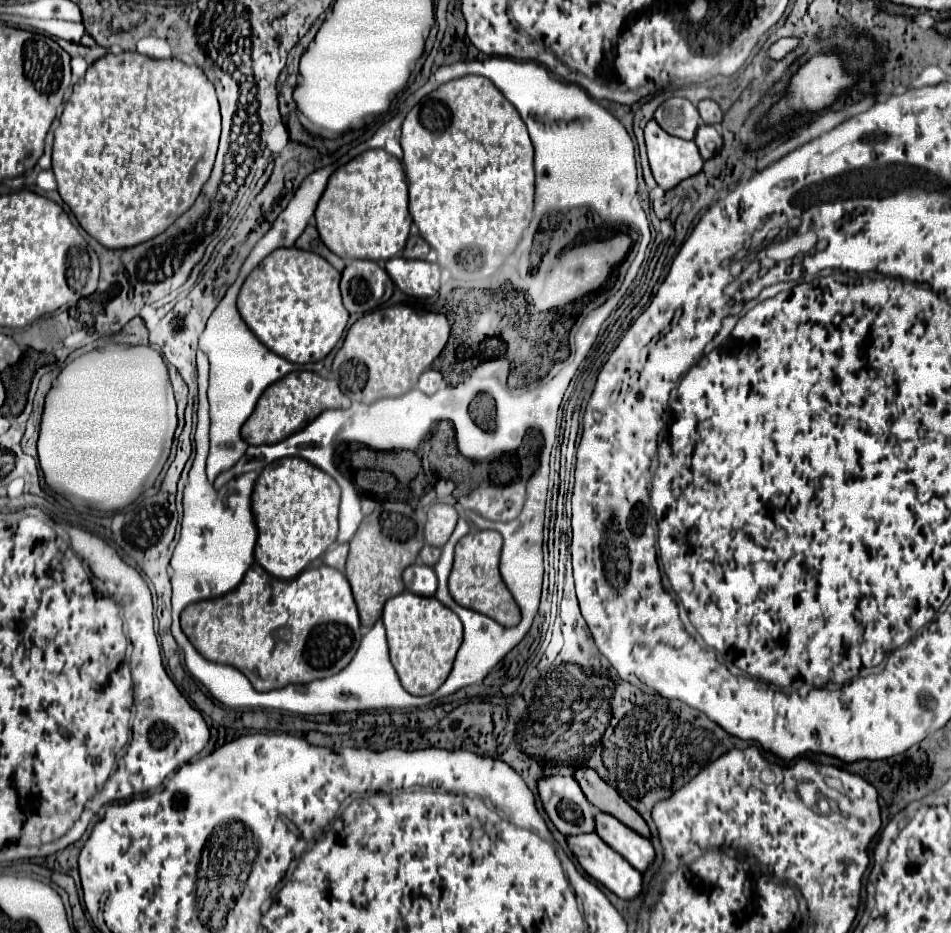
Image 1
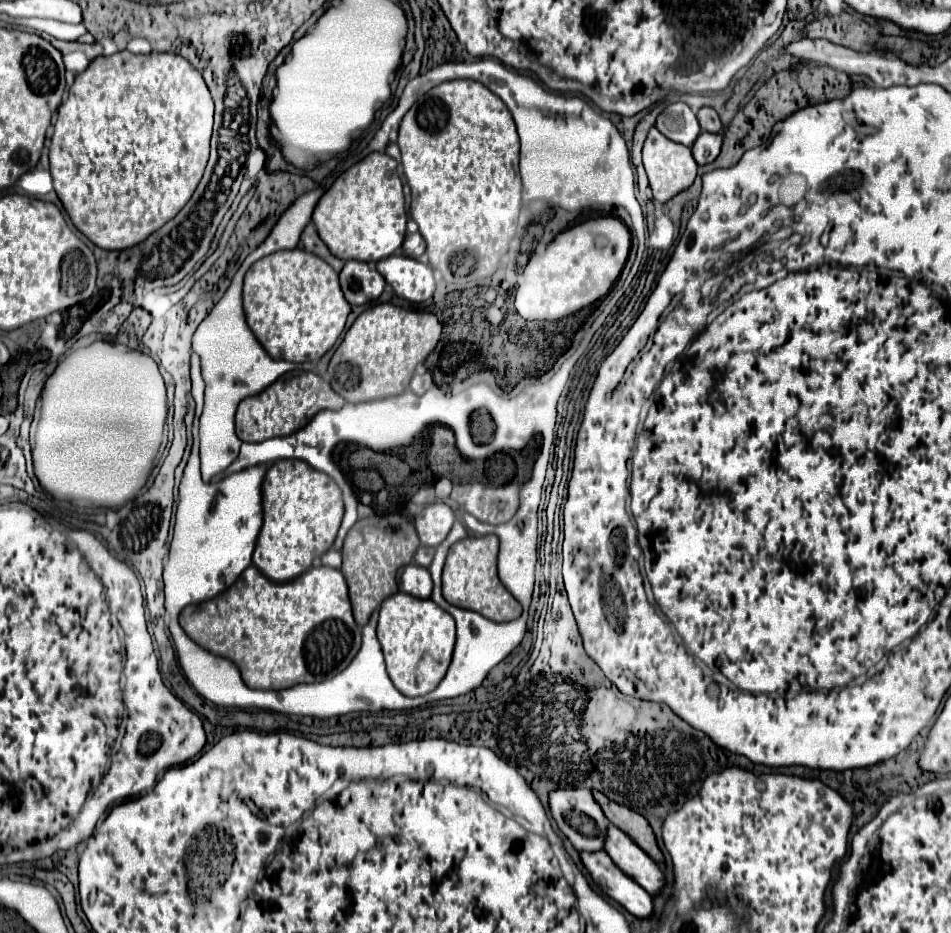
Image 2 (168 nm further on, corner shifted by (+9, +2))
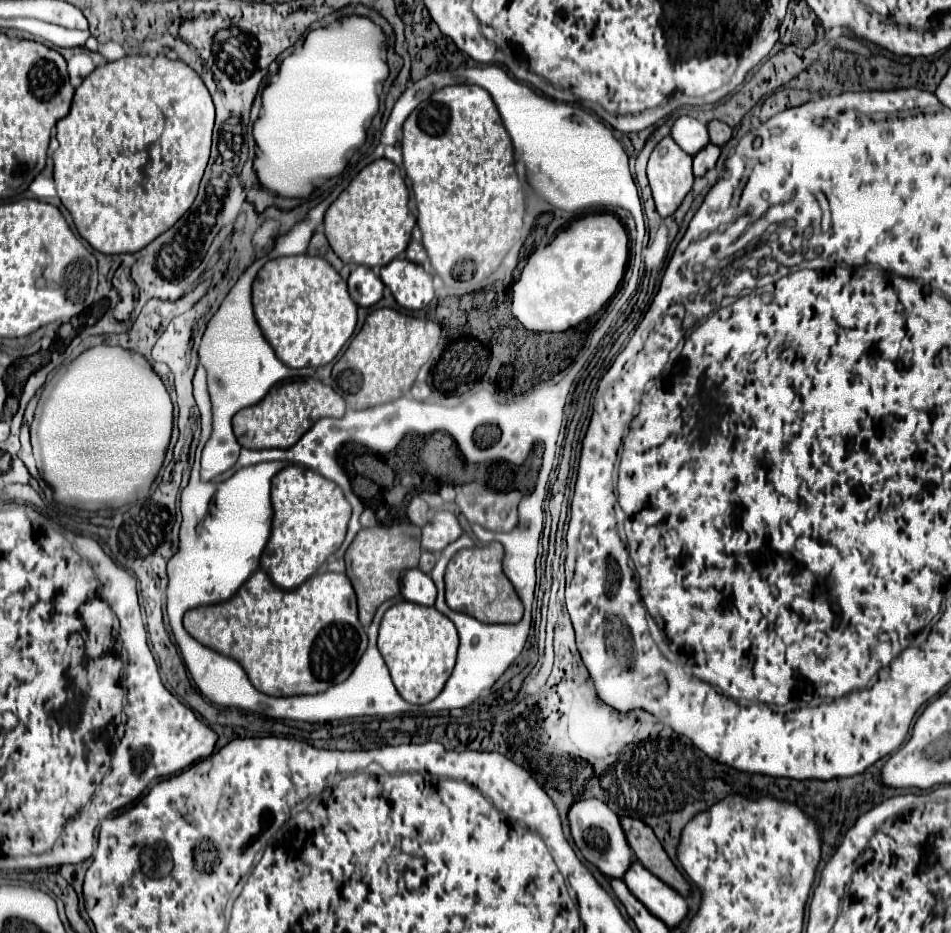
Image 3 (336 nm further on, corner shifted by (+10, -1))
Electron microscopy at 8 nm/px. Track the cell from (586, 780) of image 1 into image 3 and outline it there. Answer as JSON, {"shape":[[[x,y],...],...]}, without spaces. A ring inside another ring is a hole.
{"shape":[[[621,817],[621,827],[629,841],[629,847],[633,849],[633,853],[637,855],[641,865],[645,869],[649,869],[655,877],[659,877],[663,883],[673,887],[677,893],[687,897],[689,885],[683,879],[683,875],[677,871],[677,867],[671,863],[667,853],[663,851],[653,829],[649,829],[649,825],[645,825],[643,821],[633,819],[633,817]]]}

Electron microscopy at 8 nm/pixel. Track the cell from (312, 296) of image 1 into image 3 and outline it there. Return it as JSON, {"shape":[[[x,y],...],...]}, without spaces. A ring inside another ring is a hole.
{"shape":[[[309,255],[267,261],[253,281],[253,311],[277,359],[295,369],[333,361],[357,325],[357,305],[347,293],[347,283],[329,263]]]}

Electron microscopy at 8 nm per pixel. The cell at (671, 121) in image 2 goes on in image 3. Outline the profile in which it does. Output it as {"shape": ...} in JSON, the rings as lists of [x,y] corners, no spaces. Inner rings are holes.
{"shape":[[[687,115],[675,119],[671,127],[671,137],[689,155],[695,155],[699,149],[703,149],[709,143],[707,127]]]}

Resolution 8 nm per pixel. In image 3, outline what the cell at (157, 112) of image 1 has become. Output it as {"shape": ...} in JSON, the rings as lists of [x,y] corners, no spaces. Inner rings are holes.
{"shape":[[[127,55],[119,61],[111,61],[105,65],[99,65],[89,77],[83,79],[83,83],[75,89],[71,111],[67,117],[63,117],[57,123],[57,141],[59,149],[53,153],[53,163],[55,163],[55,185],[57,185],[57,195],[65,209],[71,213],[73,223],[79,231],[79,235],[99,253],[107,255],[117,255],[117,253],[133,253],[149,245],[157,235],[167,231],[195,201],[199,181],[203,177],[205,165],[209,161],[209,149],[211,149],[211,131],[213,131],[213,121],[215,121],[215,107],[211,101],[211,95],[201,81],[201,77],[183,61],[179,59],[169,59],[169,57],[149,57],[149,55]]]}

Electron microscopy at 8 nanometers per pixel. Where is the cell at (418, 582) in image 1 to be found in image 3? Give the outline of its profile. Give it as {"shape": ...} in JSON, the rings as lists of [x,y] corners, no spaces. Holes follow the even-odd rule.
{"shape":[[[407,569],[403,575],[403,597],[407,601],[427,605],[431,607],[437,597],[437,589],[427,573],[421,573],[419,569]]]}

